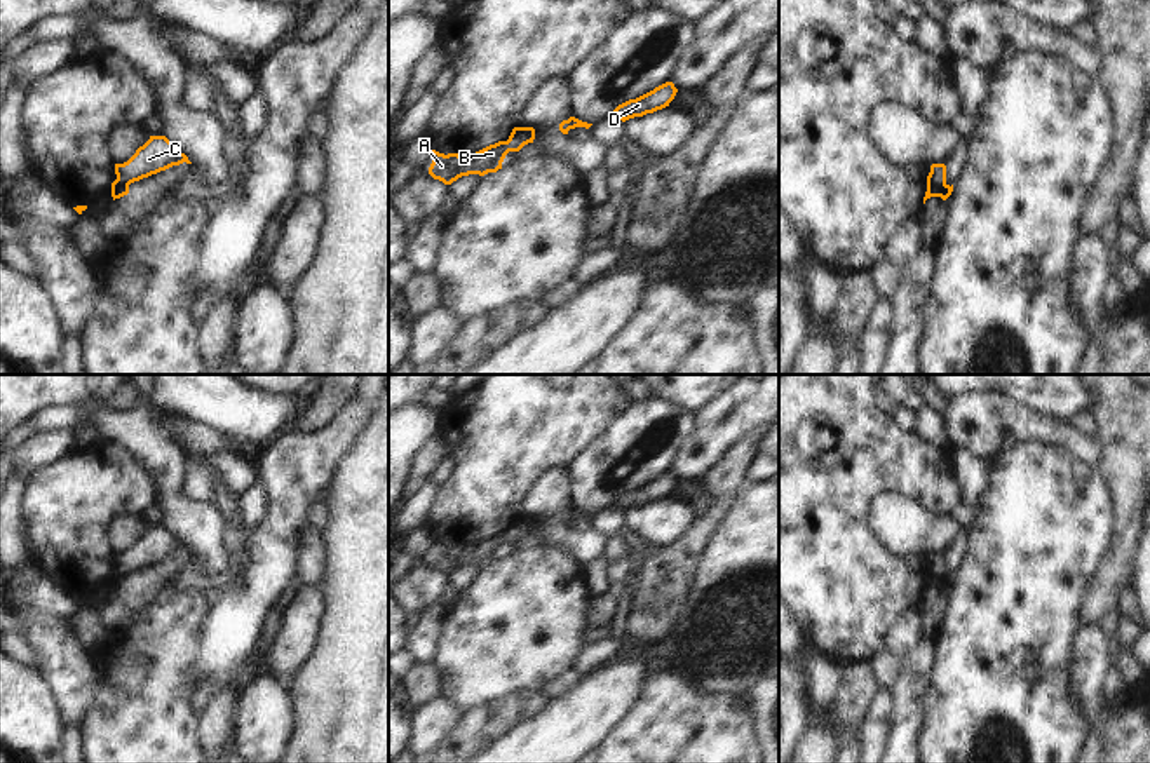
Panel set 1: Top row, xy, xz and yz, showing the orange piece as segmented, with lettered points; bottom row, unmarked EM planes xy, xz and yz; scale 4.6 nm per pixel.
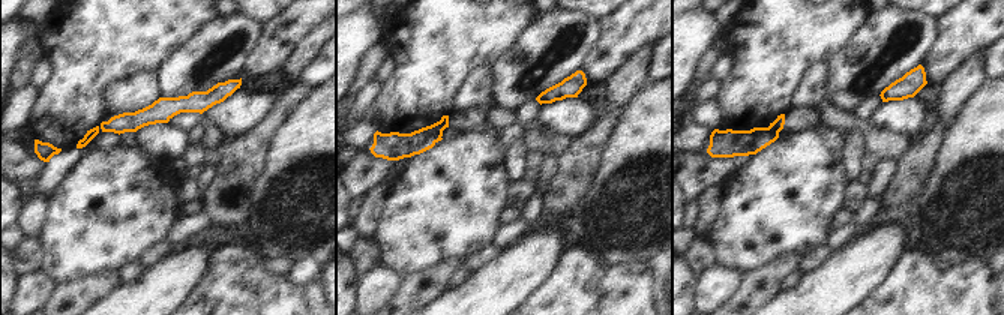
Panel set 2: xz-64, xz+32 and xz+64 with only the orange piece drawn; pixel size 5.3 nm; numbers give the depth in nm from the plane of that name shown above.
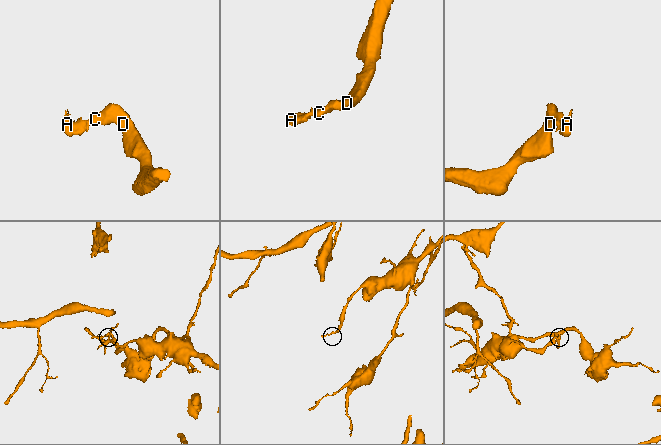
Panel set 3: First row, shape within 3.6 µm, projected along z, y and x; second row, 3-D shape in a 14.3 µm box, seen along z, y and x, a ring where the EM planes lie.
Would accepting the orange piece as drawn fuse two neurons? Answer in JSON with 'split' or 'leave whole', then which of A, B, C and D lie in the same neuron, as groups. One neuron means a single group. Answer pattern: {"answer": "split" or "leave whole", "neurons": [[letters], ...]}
{"answer": "leave whole", "neurons": [["A", "B", "C", "D"]]}

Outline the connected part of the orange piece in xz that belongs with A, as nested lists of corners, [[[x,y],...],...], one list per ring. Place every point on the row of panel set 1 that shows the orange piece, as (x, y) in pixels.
[[[514,127],[507,141],[490,145],[472,155],[439,153],[432,150],[429,174],[434,179],[451,185],[462,176],[497,172],[509,152],[519,152],[524,145],[533,143],[533,127]]]

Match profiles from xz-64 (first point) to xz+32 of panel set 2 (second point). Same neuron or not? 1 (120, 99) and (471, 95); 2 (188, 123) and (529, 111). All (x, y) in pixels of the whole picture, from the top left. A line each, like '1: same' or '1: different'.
1: same
2: same

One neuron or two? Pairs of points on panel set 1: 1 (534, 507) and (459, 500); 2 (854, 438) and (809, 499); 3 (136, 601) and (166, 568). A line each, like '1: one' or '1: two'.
1: two
2: one
3: one

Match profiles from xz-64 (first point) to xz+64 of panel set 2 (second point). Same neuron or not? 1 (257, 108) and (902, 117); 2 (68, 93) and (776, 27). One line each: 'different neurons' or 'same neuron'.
1: same neuron
2: same neuron

